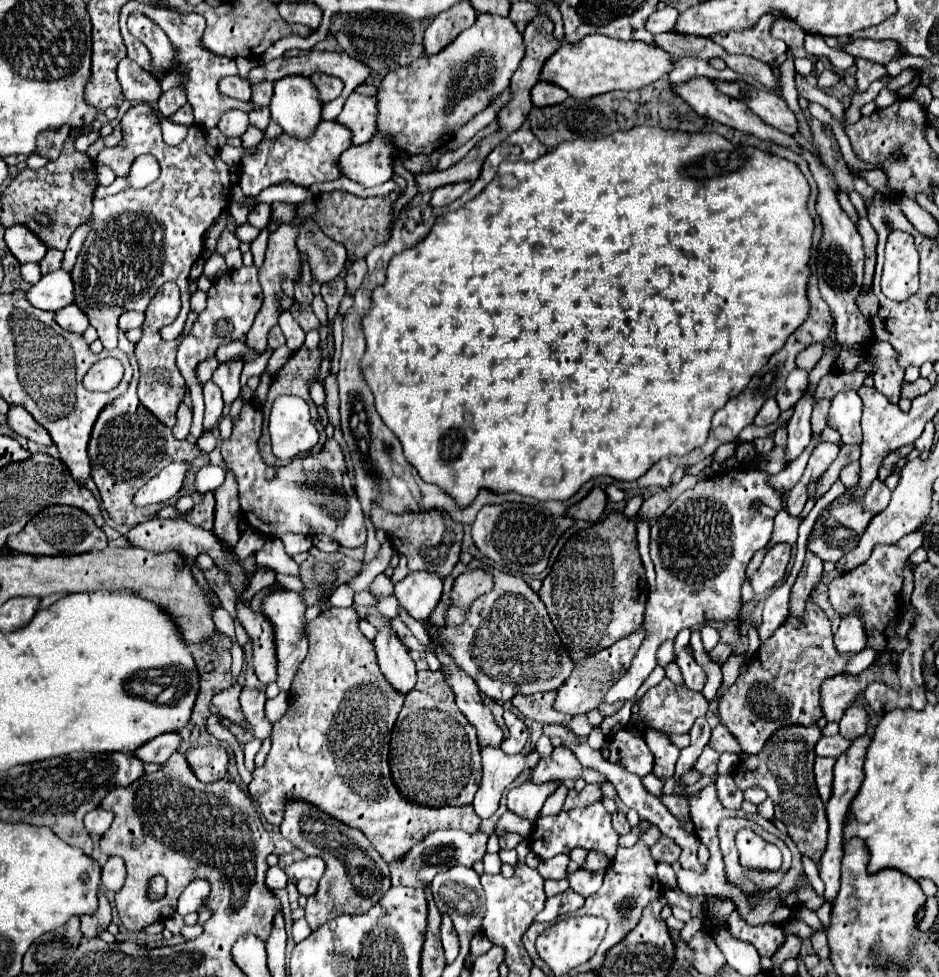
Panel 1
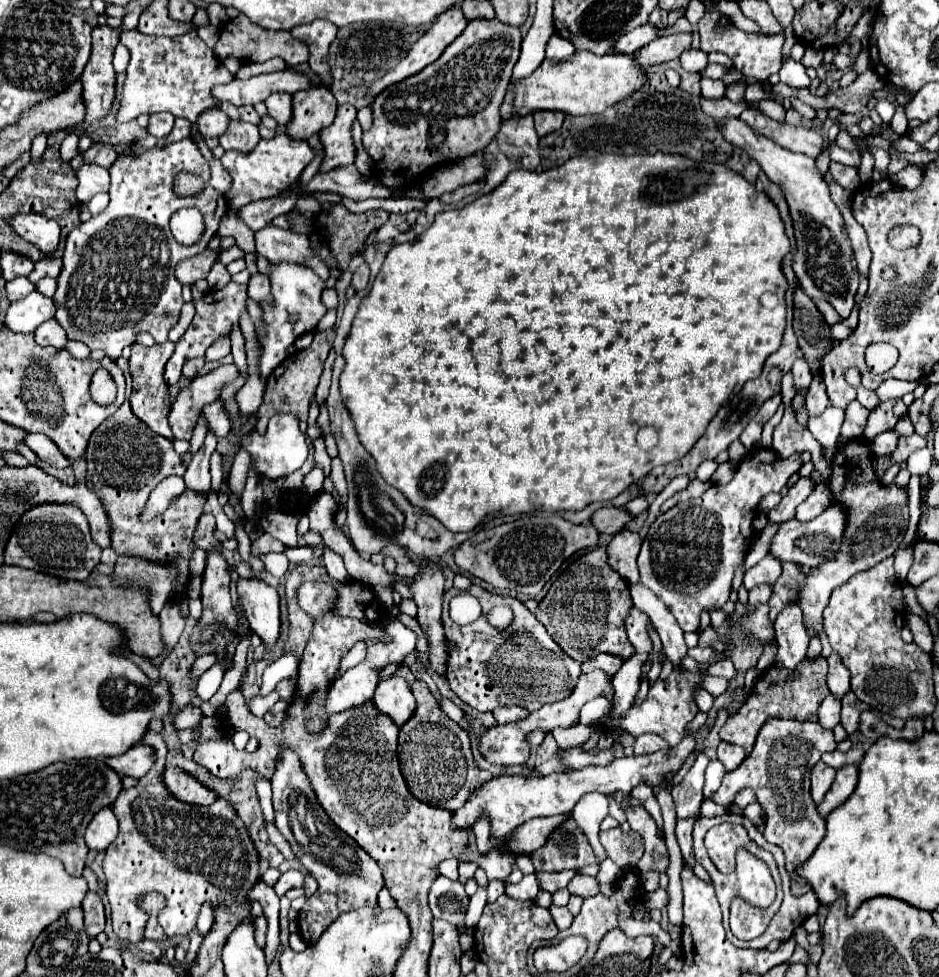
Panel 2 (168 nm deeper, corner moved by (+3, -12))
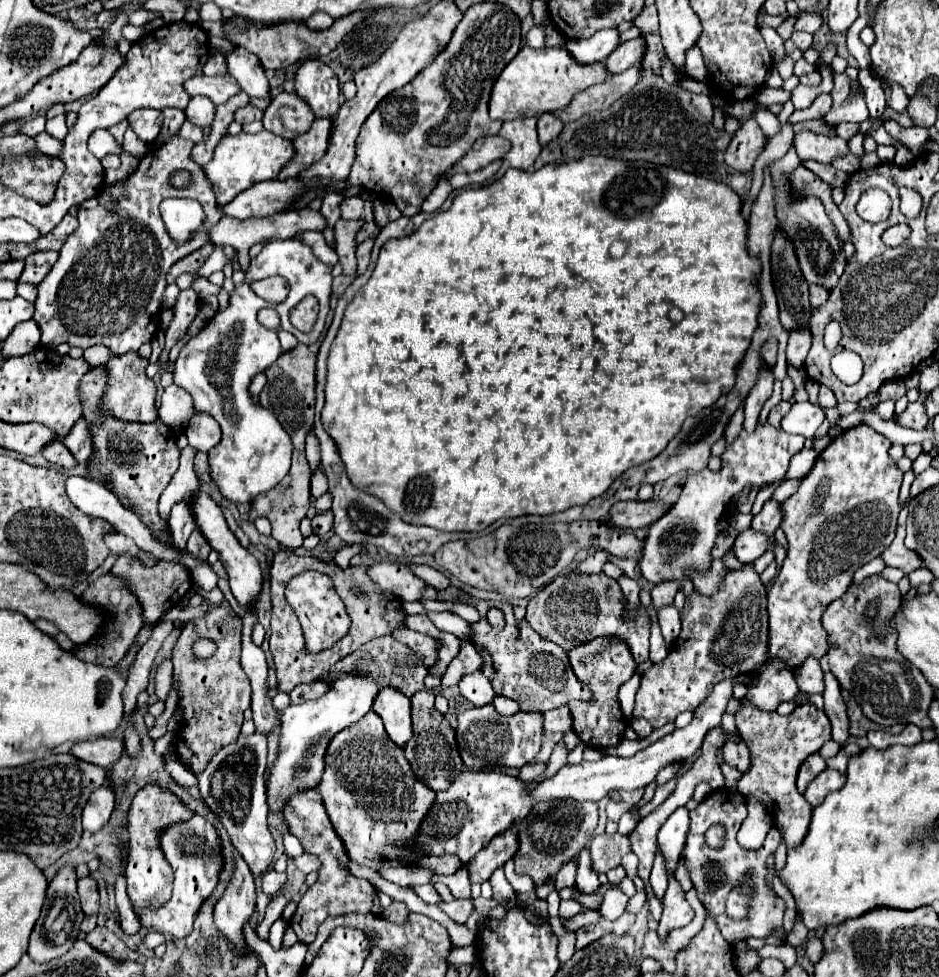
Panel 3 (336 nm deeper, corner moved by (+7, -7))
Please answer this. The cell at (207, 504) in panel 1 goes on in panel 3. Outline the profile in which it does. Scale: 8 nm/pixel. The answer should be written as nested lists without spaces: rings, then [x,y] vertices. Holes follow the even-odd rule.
[[[194,529],[192,535],[190,535],[190,539],[188,539],[186,551],[192,553],[192,555],[196,555],[196,557],[200,557],[200,559],[206,559],[208,553],[212,551],[212,547],[210,547],[210,543],[206,543],[206,537],[200,531]]]

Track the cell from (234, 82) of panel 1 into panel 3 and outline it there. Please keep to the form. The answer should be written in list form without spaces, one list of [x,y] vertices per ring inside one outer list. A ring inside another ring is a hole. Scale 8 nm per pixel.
[[[246,105],[246,107],[240,107],[240,109],[236,109],[236,113],[234,113],[234,121],[238,121],[238,123],[252,123],[252,121],[256,121],[256,119],[262,119],[262,111],[260,109],[256,109],[254,105]]]

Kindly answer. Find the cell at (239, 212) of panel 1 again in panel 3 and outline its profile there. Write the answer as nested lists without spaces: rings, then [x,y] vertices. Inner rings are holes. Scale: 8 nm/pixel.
[[[198,75],[186,81],[186,91],[190,93],[190,97],[206,95],[212,99],[214,105],[222,105],[230,97],[238,95],[242,89],[238,87],[238,81],[232,75],[216,75],[216,77]]]

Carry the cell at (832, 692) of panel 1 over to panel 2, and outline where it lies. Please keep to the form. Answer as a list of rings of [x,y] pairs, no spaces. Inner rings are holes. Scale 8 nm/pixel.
[[[848,692],[842,698],[842,726],[846,728],[848,734],[854,734],[858,730],[858,722],[860,722],[860,712],[866,710],[866,704],[862,704],[854,692]]]

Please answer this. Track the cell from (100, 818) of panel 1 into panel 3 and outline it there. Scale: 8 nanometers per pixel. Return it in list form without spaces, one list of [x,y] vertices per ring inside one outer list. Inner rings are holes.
[[[104,785],[90,795],[90,801],[84,807],[82,813],[84,831],[98,833],[110,821],[112,811],[114,811],[114,793]]]

